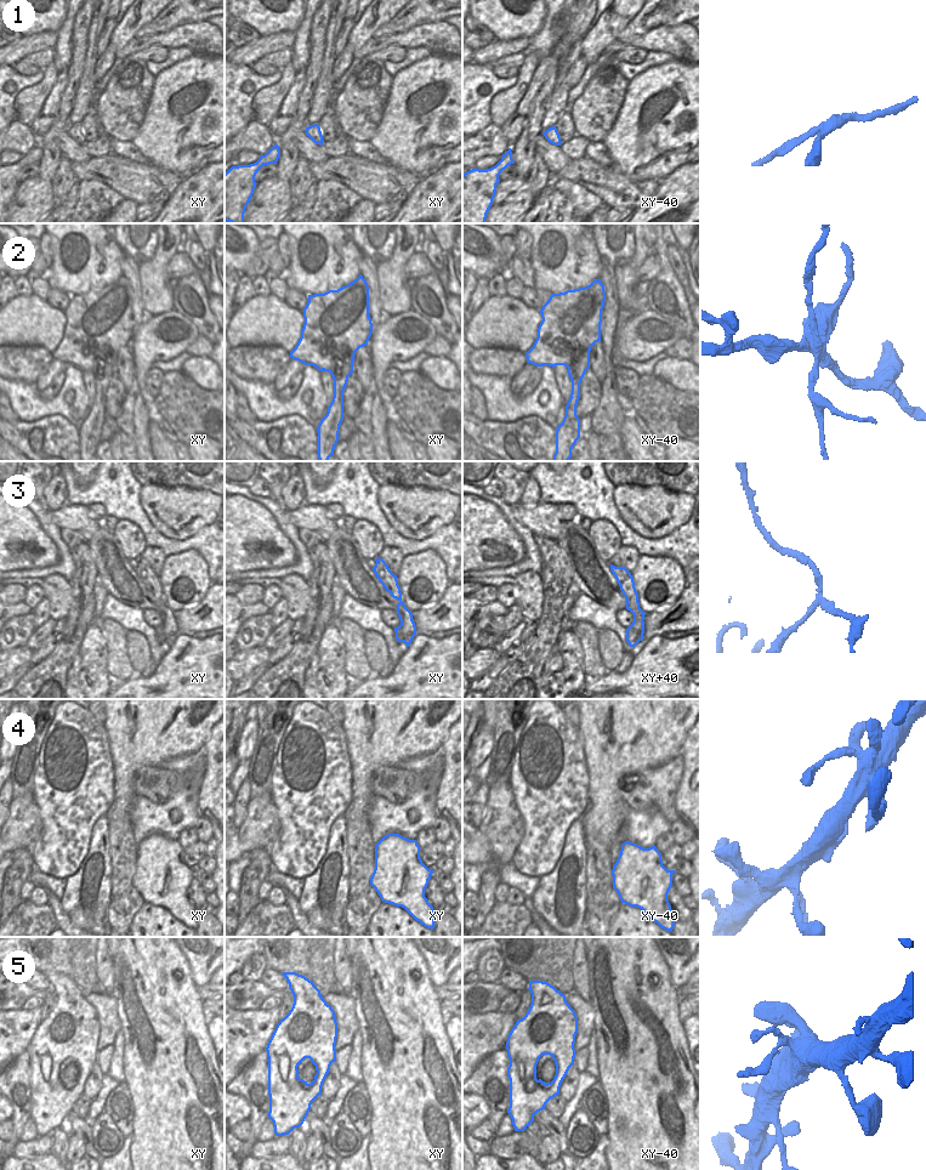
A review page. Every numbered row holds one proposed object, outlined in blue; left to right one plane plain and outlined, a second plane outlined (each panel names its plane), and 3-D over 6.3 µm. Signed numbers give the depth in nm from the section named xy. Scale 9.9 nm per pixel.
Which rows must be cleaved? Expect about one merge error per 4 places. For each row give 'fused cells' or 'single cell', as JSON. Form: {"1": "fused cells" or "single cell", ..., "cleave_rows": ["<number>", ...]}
{"1": "single cell", "2": "fused cells", "3": "fused cells", "4": "fused cells", "5": "single cell", "cleave_rows": ["2", "3", "4"]}

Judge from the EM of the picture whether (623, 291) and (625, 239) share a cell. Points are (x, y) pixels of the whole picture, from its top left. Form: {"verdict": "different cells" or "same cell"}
{"verdict": "different cells"}

